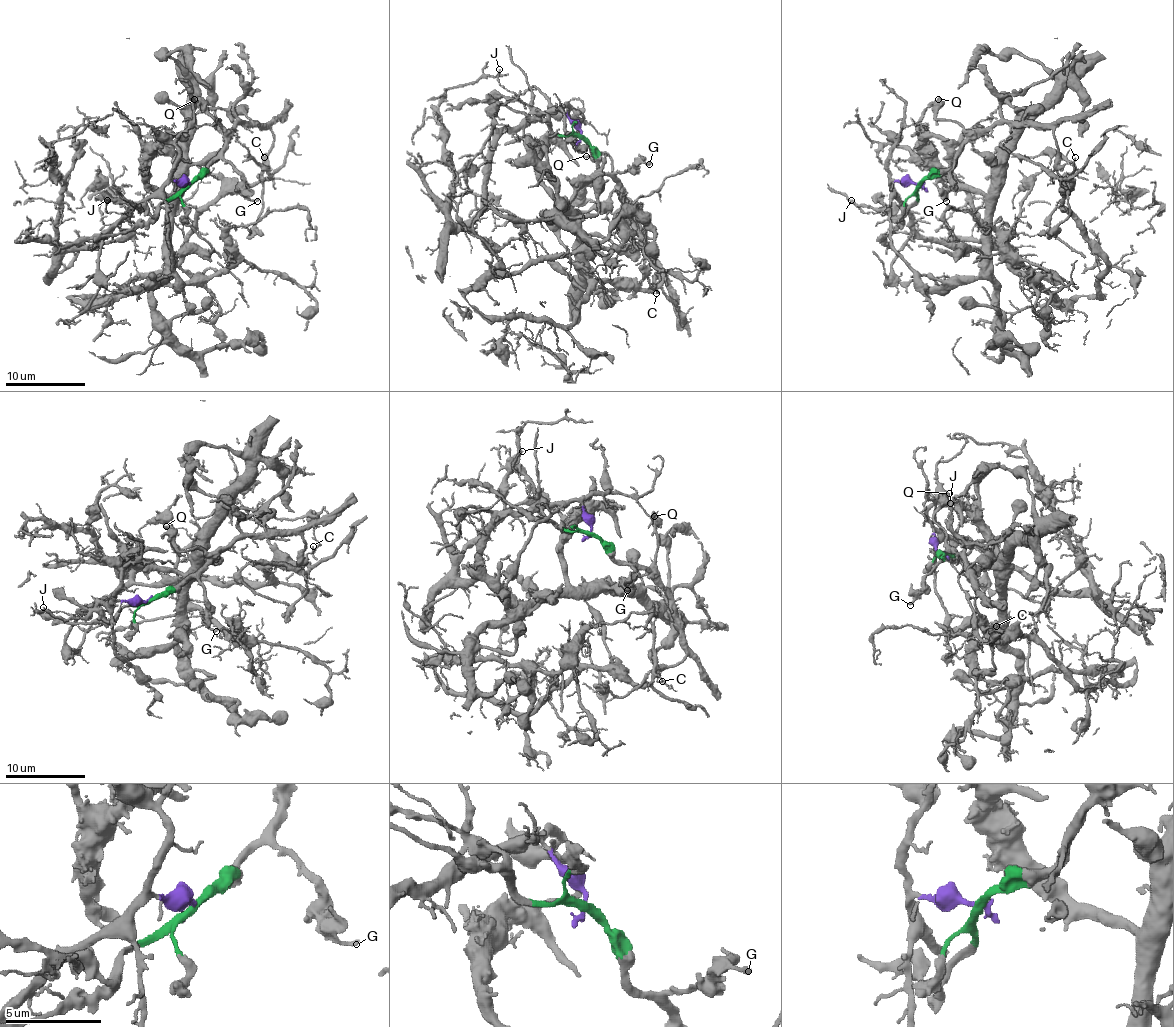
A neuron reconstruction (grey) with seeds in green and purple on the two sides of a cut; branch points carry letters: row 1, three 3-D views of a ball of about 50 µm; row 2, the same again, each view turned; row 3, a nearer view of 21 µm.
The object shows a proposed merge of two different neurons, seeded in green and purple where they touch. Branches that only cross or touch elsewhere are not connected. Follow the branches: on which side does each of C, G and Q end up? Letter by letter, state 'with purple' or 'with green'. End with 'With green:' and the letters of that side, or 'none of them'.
C: with green
G: with green
Q: with green
With green: C, G, Q

